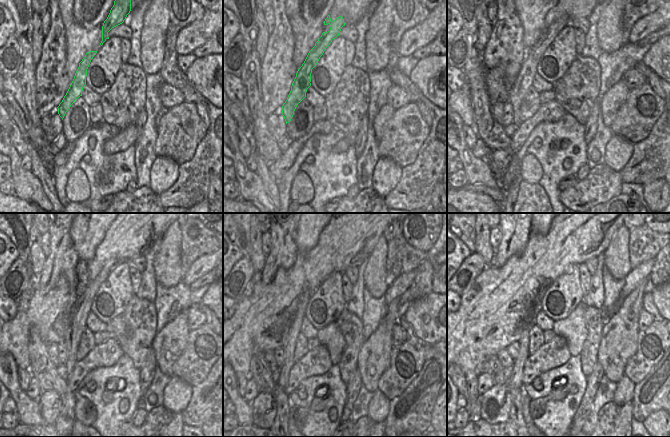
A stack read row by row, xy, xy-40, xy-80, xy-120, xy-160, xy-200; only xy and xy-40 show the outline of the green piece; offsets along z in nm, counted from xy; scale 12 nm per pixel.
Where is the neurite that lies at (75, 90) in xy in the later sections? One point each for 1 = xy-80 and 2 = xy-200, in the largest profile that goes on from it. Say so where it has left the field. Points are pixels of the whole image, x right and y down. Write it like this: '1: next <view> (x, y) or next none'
1: next xy-80 (525, 83)
2: next xy-200 (495, 404)

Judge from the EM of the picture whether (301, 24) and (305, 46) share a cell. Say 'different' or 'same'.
same

